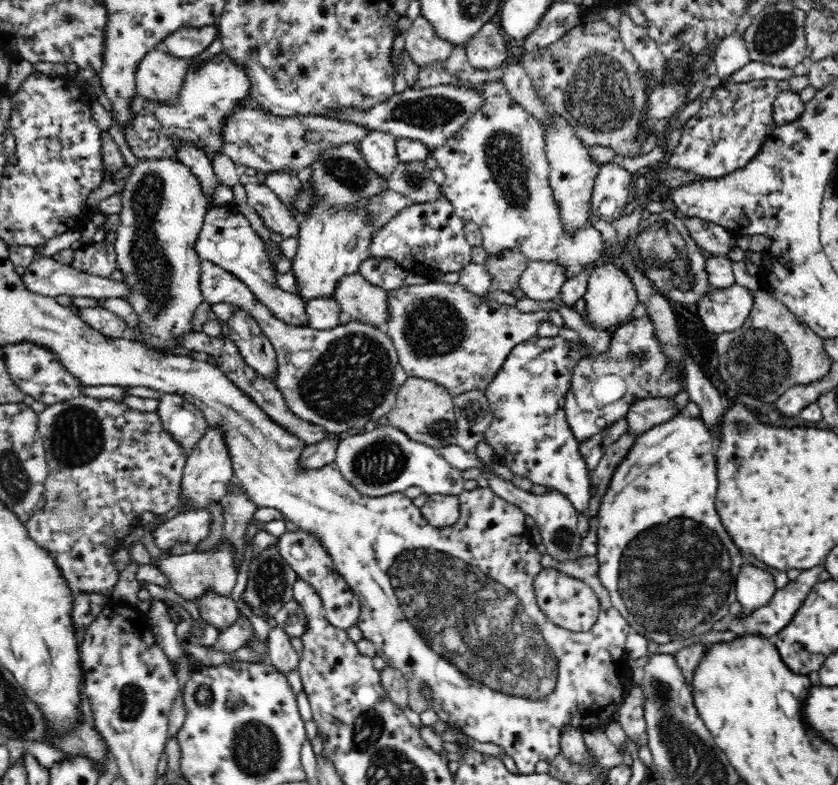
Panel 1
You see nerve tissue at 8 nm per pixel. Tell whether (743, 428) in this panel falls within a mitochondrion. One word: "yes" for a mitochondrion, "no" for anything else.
yes

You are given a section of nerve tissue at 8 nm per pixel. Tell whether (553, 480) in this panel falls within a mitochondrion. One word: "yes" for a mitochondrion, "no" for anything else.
no

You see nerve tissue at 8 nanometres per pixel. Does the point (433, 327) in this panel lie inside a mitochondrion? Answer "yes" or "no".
yes

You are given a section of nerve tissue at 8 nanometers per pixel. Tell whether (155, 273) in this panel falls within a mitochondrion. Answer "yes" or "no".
yes

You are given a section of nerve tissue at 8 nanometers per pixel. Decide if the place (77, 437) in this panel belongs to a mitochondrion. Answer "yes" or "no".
yes

